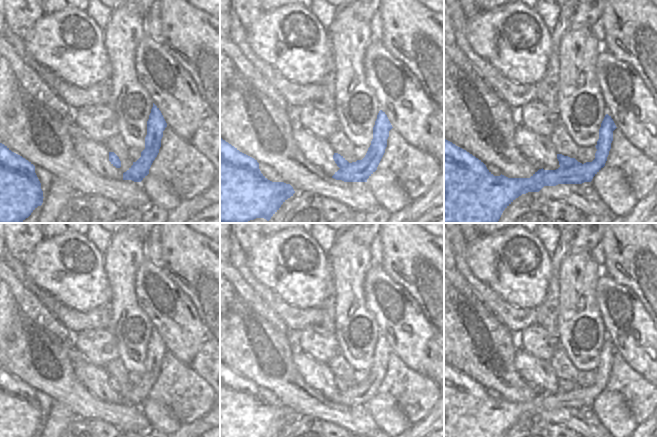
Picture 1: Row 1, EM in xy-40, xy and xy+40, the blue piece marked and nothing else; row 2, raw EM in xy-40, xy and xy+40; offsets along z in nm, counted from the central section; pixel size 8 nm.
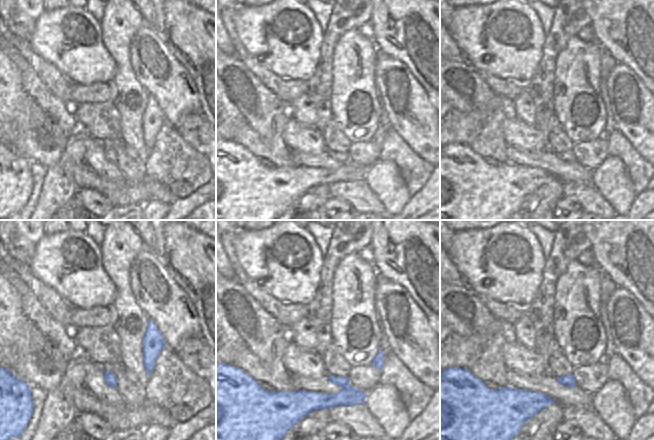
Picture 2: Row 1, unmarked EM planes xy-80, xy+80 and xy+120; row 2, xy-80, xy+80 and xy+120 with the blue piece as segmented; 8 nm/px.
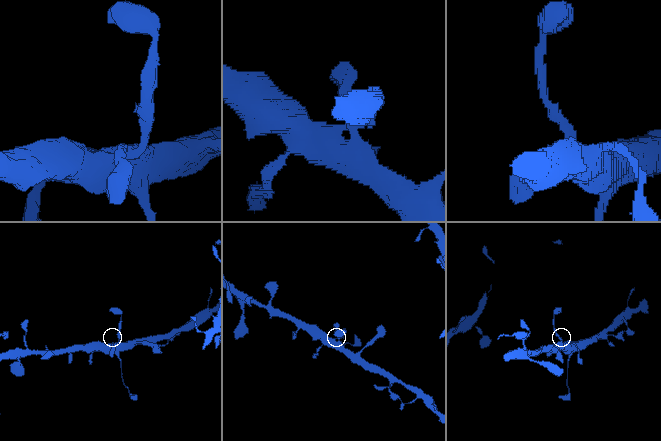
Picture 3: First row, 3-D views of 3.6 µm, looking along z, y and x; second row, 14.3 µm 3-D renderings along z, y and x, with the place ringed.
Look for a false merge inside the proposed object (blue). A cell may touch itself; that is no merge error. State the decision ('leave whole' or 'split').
leave whole

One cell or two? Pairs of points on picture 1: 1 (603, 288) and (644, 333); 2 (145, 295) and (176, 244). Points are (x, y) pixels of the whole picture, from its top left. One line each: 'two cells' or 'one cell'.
1: one cell
2: two cells

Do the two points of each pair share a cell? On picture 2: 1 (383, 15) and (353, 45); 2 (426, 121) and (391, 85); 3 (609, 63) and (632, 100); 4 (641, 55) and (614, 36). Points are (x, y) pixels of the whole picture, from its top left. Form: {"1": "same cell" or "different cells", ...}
{"1": "different cells", "2": "same cell", "3": "different cells", "4": "same cell"}

